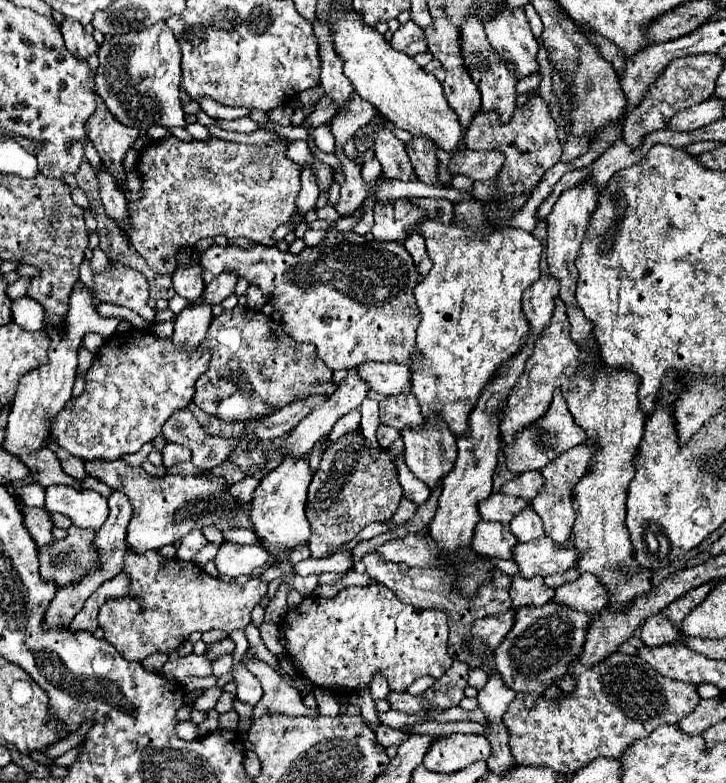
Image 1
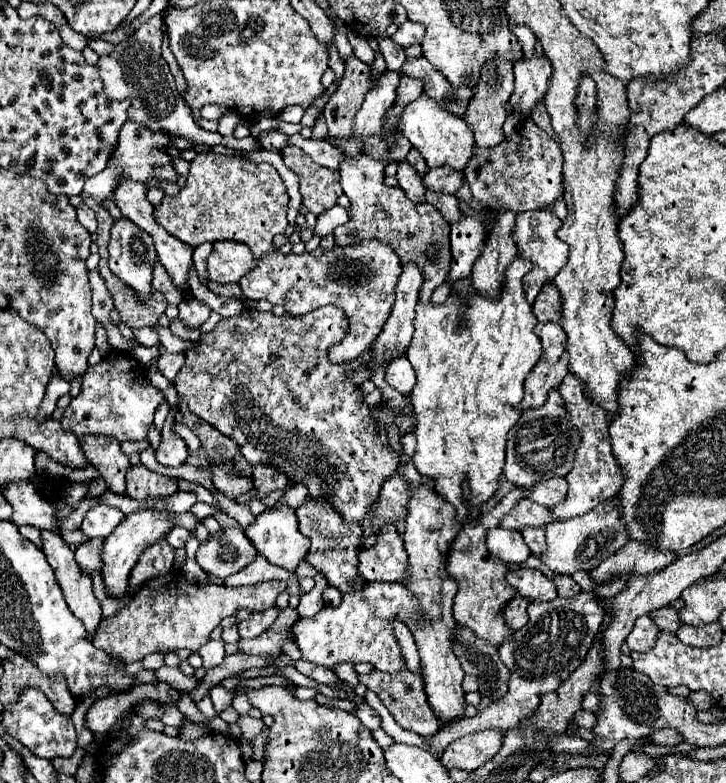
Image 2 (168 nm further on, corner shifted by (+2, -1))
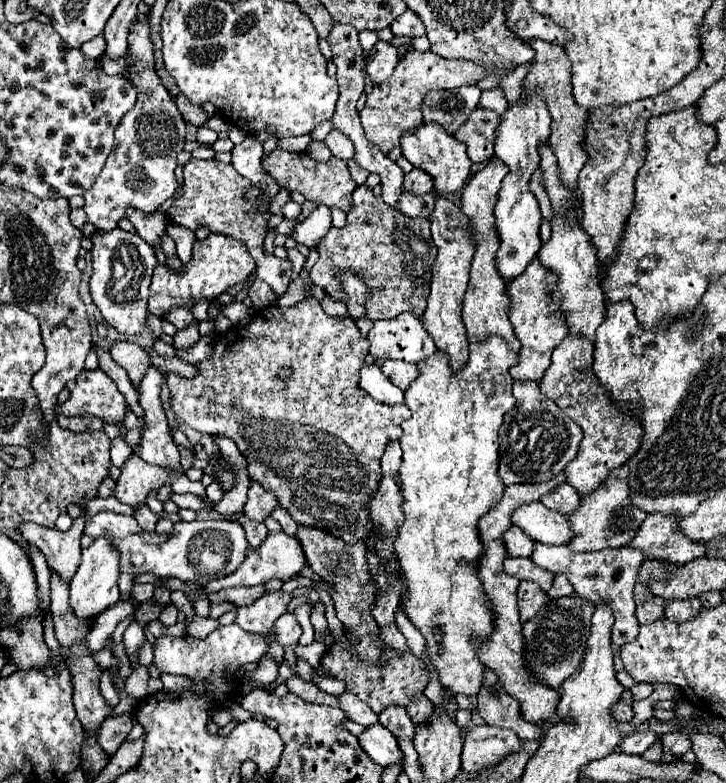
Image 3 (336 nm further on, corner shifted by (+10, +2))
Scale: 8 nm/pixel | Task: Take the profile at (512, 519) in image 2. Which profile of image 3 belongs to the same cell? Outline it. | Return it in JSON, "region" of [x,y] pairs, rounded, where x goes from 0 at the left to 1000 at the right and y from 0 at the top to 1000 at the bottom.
{"region":[[[734,642],[723,645],[723,650],[712,650],[707,668],[729,681],[737,691],[751,696],[778,696],[789,686],[778,658],[762,655],[748,642]]]}

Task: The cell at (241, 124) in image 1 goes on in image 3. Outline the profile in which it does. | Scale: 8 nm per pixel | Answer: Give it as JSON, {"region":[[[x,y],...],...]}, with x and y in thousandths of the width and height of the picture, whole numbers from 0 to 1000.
{"region":[[[415,172],[415,175],[398,175],[398,178],[393,178],[393,180],[384,180],[387,190],[393,190],[393,193],[409,193],[409,195],[420,193],[426,183],[428,183],[428,175],[426,175],[426,172]]]}

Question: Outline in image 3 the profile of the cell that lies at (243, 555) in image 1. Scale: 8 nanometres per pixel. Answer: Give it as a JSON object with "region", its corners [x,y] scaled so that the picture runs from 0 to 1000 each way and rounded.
{"region":[[[153,653],[134,655],[120,670],[117,681],[128,688],[145,686],[156,701],[164,706],[164,724],[169,732],[191,734],[211,732],[222,739],[247,739],[252,745],[263,742],[271,747],[285,747],[291,739],[304,739],[318,734],[326,722],[337,714],[340,688],[337,678],[329,668],[285,663],[285,665],[263,665],[263,668],[241,668],[238,681],[225,686],[219,681],[197,678],[183,658],[164,658]]]}

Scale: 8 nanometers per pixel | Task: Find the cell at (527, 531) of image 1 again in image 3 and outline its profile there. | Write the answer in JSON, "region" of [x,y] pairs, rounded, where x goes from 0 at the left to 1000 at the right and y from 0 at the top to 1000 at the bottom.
{"region":[[[737,693],[737,704],[734,704],[731,714],[764,734],[775,732],[800,765],[811,768],[814,773],[825,773],[828,768],[833,768],[842,775],[844,788],[847,788],[847,796],[842,801],[842,821],[855,826],[877,814],[880,793],[875,788],[872,750],[877,745],[877,732],[883,727],[883,719],[888,716],[886,704],[872,701],[872,699],[850,699],[850,701],[798,706],[798,704],[787,704],[781,696],[759,699],[759,696]]]}

